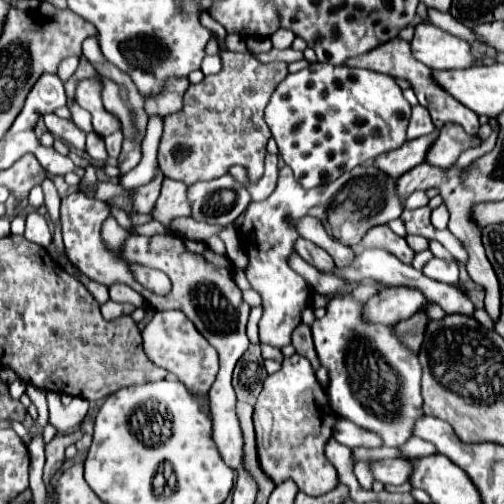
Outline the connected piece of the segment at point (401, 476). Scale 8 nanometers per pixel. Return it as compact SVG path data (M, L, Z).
M387 458L387 460L377 460L377 462L371 462L371 474L373 474L373 480L381 482L383 486L387 484L403 484L409 480L409 474L411 474L411 464L409 460L403 460L403 458Z

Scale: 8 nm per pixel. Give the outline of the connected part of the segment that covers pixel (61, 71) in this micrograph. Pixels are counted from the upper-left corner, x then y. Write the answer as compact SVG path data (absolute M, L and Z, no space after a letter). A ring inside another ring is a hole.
M67 57L58 66L57 75L63 83L65 83L78 68L79 58L78 57Z

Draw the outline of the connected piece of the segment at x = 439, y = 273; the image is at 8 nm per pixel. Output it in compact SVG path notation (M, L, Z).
M433 258L423 266L423 274L439 280L439 282L447 282L447 284L455 284L457 282L457 268L453 262L441 260L441 258Z

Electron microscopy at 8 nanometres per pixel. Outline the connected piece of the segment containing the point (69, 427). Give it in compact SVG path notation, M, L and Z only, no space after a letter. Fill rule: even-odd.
M47 393L48 422L61 433L76 430L88 413L89 402L83 398L74 397L71 403L65 406L61 403L59 393Z

